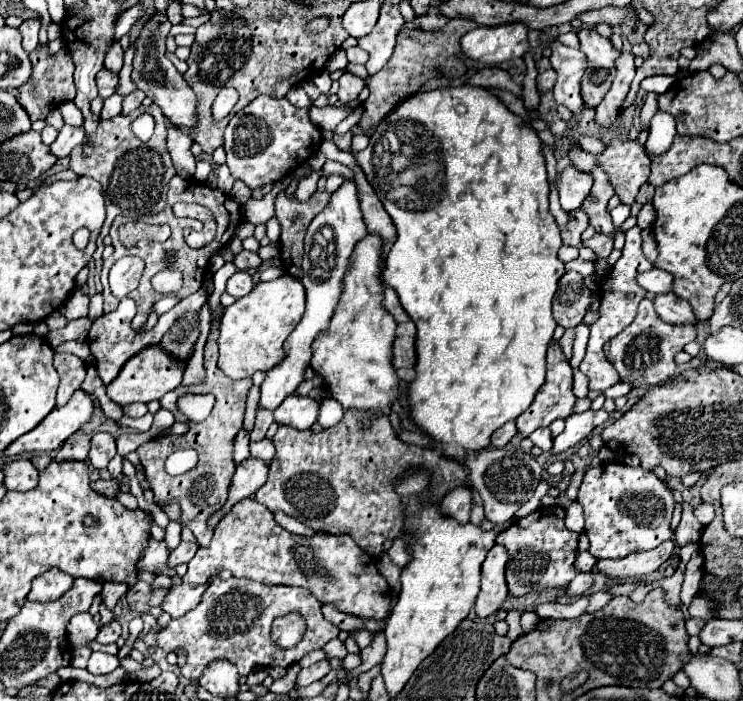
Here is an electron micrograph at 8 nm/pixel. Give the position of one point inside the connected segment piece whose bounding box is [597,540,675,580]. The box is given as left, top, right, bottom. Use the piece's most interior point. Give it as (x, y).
(639, 564)

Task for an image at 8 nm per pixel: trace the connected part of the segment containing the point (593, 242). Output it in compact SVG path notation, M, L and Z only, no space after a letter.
M595 234L591 240L585 240L585 246L589 246L595 252L595 260L607 258L613 250L613 234L605 236L605 234Z

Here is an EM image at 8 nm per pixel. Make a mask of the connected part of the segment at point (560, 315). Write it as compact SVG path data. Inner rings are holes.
M565 272L561 278L557 296L553 298L553 318L563 328L575 328L591 302L591 292L583 282L583 276L579 272Z

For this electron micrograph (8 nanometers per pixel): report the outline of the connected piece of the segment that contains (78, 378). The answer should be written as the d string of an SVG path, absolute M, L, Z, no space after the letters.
M55 352L53 362L55 362L55 370L61 376L61 384L57 390L57 406L63 406L65 402L71 400L73 392L83 384L87 366L85 360L77 358L75 354L63 354L63 352Z

